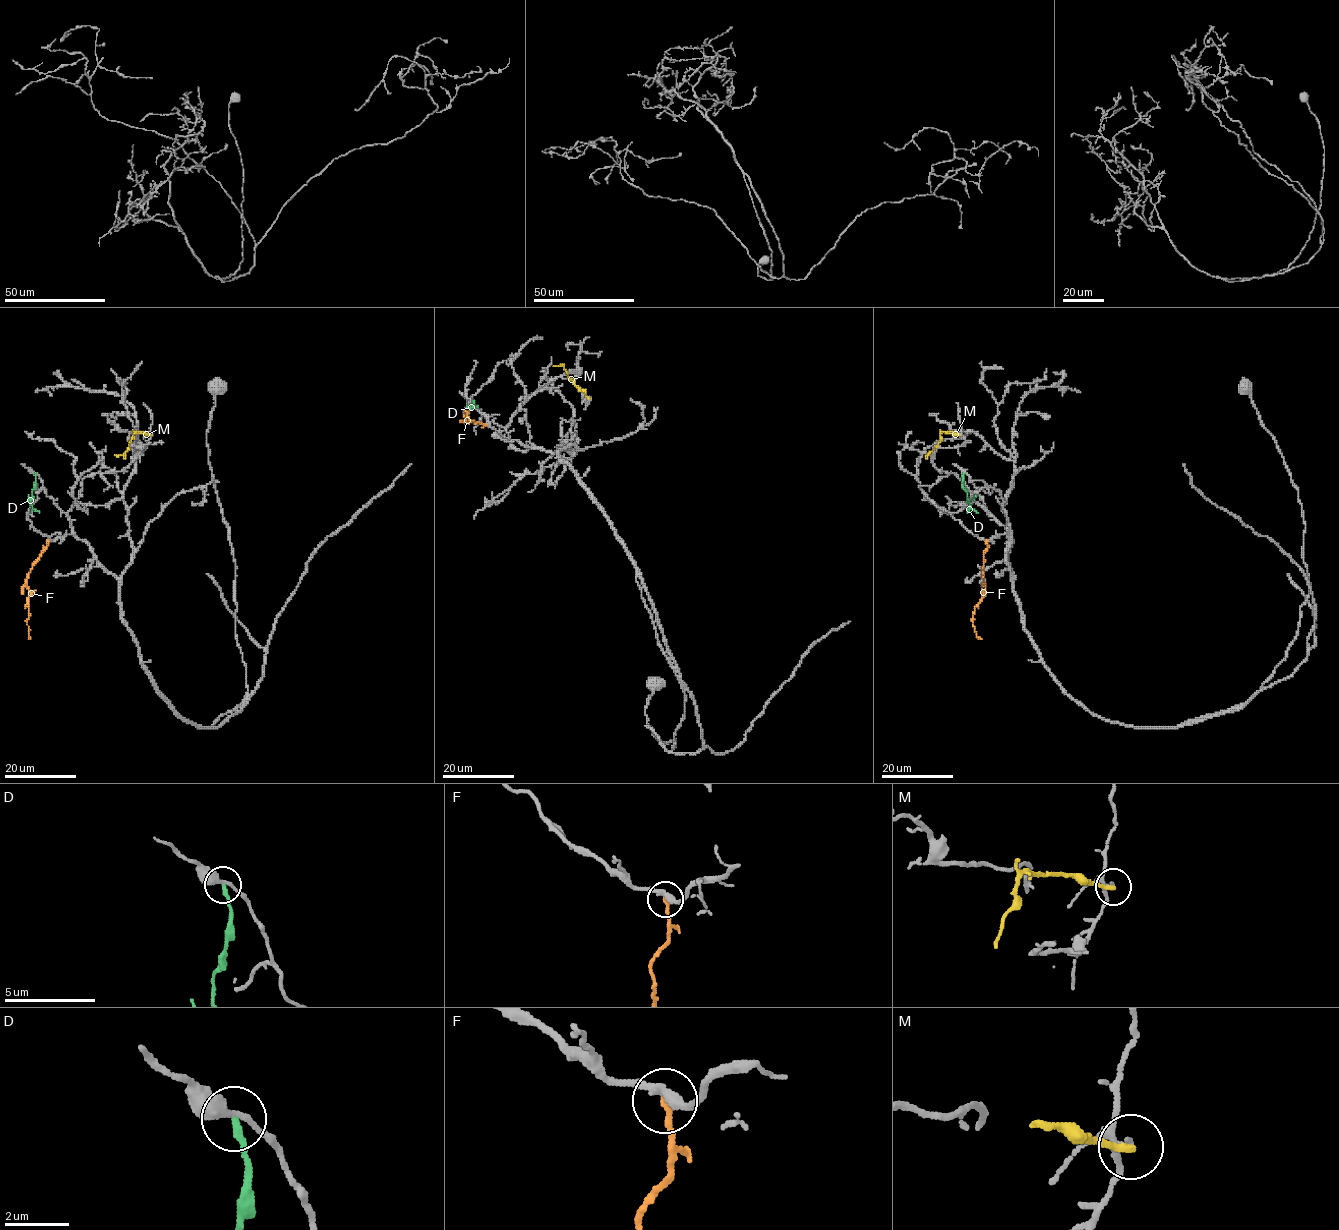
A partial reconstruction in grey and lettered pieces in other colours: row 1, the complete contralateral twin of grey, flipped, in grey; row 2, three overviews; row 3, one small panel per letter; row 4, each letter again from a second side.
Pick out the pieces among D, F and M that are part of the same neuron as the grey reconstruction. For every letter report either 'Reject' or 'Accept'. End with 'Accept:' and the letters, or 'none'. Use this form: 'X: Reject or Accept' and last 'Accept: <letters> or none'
D: Reject
F: Reject
M: Reject
Accept: none

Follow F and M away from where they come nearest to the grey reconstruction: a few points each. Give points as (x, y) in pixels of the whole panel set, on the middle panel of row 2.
F: (487, 424), (469, 420), (465, 423), (468, 422), (464, 410), (469, 419)
M: (590, 399), (569, 378), (562, 365), (553, 366)

